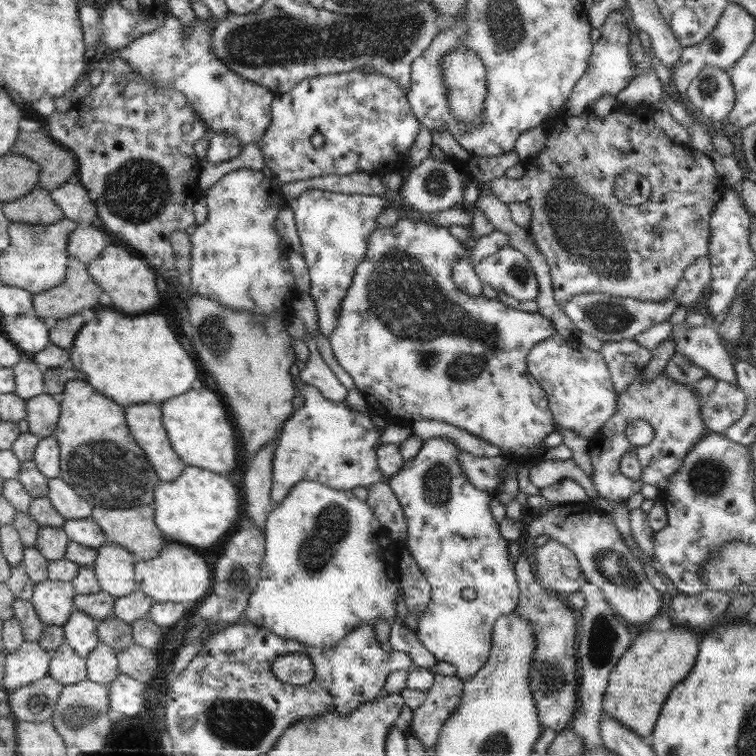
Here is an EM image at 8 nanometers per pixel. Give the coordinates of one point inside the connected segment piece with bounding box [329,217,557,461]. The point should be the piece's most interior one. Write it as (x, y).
(418, 348)

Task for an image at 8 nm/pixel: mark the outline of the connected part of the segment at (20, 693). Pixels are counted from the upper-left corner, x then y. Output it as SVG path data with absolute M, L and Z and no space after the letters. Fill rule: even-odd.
M46 675L9 692L12 717L17 721L44 722L51 718L63 685Z

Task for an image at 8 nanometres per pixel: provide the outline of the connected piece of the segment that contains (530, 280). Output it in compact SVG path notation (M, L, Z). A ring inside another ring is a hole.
M509 244L481 258L473 269L484 284L516 300L535 300L539 284L527 256Z

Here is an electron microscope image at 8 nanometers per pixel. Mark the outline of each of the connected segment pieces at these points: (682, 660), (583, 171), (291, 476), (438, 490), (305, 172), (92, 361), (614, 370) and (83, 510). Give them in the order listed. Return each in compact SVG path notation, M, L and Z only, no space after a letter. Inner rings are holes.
M679 625L663 632L650 628L640 634L610 672L602 701L603 712L642 738L651 734L669 692L694 667L699 643L700 636Z
M619 104L616 110L604 118L596 116L590 108L580 116L572 116L562 109L560 114L550 121L547 131L548 138L545 147L536 156L529 159L522 178L512 179L502 176L492 180L488 186L489 191L502 202L508 204L509 202L523 202L530 207L531 219L527 230L533 236L538 250L544 255L548 263L556 302L559 306L562 306L573 296L586 293L604 293L610 296L635 298L636 300L650 302L662 302L668 299L672 296L679 280L683 278L687 266L700 257L707 256L709 258L711 235L709 220L716 203L721 199L725 186L723 180L720 179L720 174L716 172L713 160L707 155L700 156L697 150L693 150L689 145L684 146L670 140L668 135L664 134L664 131L655 125L655 111L652 104L643 104L643 106L623 106L623 104ZM628 171L638 172L650 181L652 185L651 196L646 202L632 206L626 205L614 197L612 188L615 179Z
M298 376L293 379L294 388L304 404L293 412L279 431L272 462L271 499L275 503L283 502L291 488L301 480L320 482L345 491L387 481L377 466L378 438L384 430L376 427L368 414L352 411L346 400L331 402L315 386L302 382Z
M444 437L431 438L424 441L422 449L418 452L414 459L405 462L404 467L389 478L387 483L390 485L392 492L396 495L399 500L399 504L403 510L403 516L406 520L406 526L408 530L408 540L404 546L410 551L412 558L417 562L420 570L423 572L424 578L428 581L431 586L430 602L428 603L427 609L420 615L417 637L420 642L435 656L437 662L448 662L454 668L454 675L460 680L468 680L472 678L488 661L489 652L492 646L492 633L494 623L502 615L511 614L517 607L520 591L518 581L515 575L515 563L511 562L509 558L509 550L507 544L509 541L500 535L500 524L494 520L490 512L491 496L476 488L473 484L470 484L468 477L464 474L463 468L458 464L458 455L462 452L458 446L454 446L450 440ZM464 588L474 588L476 590L476 598L473 600L466 600L460 595L460 592Z
M356 70L307 78L306 80L299 82L290 92L280 95L276 94L271 104L271 121L263 134L260 145L263 151L265 166L270 168L272 176L274 176L280 184L294 183L300 180L312 179L317 176L345 175L356 172L379 175L403 170L403 167L407 165L406 159L409 156L410 147L413 145L414 139L418 136L420 127L420 121L414 116L408 99L397 80L394 80L392 77L386 75L364 73ZM315 134L321 134L324 136L325 141L321 147L316 148L316 145L312 144L311 138Z
M98 310L94 318L84 323L84 326L76 333L72 348L69 350L69 359L73 368L83 372L87 376L87 382L96 391L108 399L116 402L124 408L132 404L156 403L160 404L188 392L192 384L198 378L198 368L192 356L180 346L174 332L170 330L168 322L160 314L140 314L140 316L128 316L114 310Z
M630 339L603 342L599 350L608 367L616 395L634 383L637 372L651 359L652 352Z
M59 477L48 479L48 494L52 506L59 512L65 520L79 520L89 518L92 514L93 506L76 494L69 484L66 484Z

